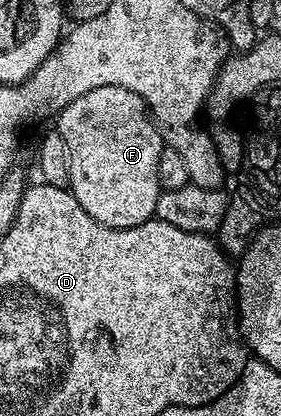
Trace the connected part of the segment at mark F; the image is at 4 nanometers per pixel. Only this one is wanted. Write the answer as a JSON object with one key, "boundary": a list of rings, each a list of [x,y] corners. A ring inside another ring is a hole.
{"boundary":[[[99,87],[74,97],[66,109],[62,109],[54,123],[62,141],[66,141],[70,161],[68,187],[72,196],[98,221],[107,227],[137,227],[153,218],[160,196],[158,181],[158,157],[164,152],[164,138],[156,120],[152,118],[144,99],[130,89],[121,87]]]}

